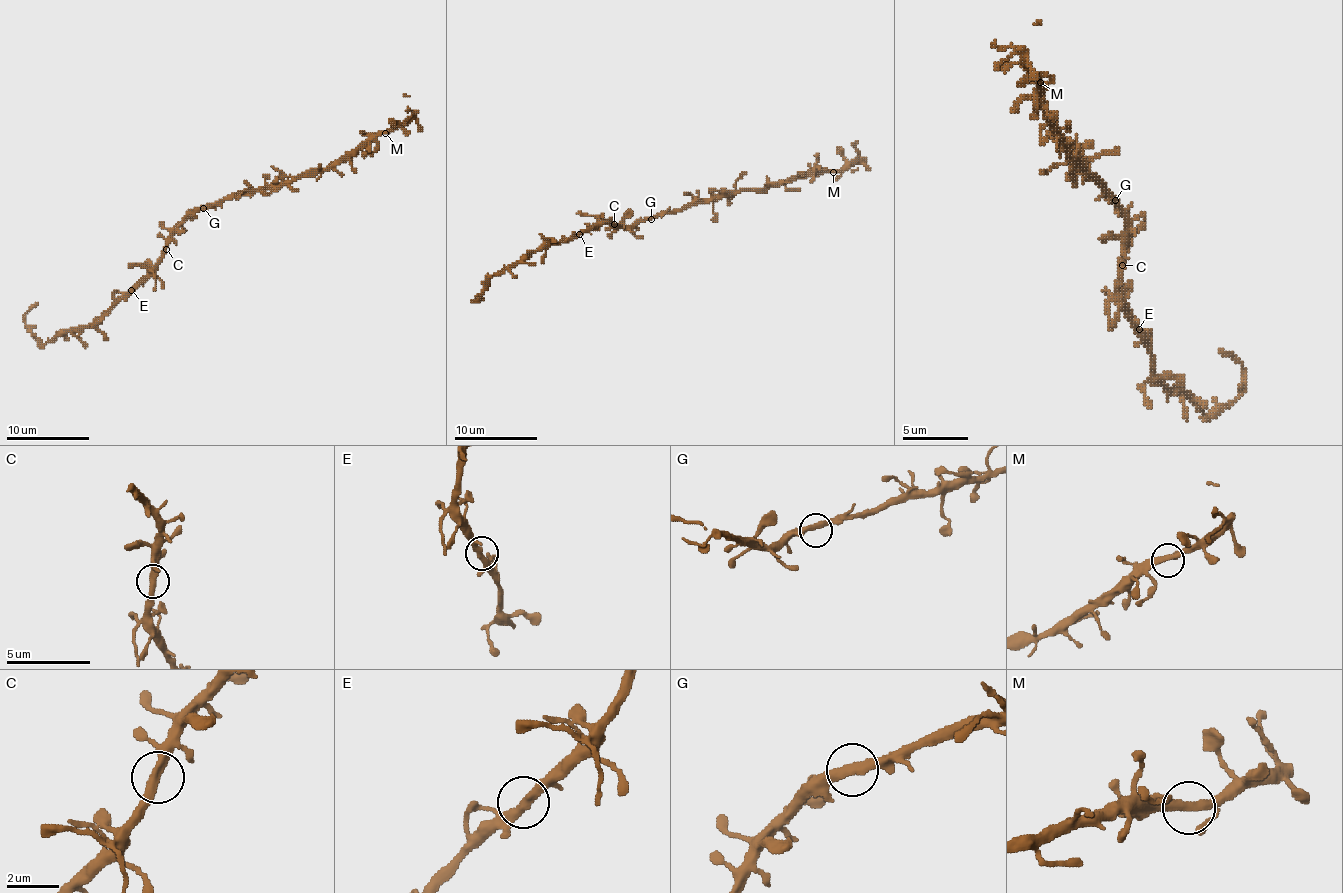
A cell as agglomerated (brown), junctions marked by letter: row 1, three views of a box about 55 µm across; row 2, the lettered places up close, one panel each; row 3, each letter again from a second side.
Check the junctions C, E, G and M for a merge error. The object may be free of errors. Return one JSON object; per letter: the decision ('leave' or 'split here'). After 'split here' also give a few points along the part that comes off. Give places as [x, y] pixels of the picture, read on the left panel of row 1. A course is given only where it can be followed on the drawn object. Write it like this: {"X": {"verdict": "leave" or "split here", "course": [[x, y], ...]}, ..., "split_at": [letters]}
{"C": {"verdict": "leave"}, "E": {"verdict": "leave"}, "G": {"verdict": "leave"}, "M": {"verdict": "leave"}, "split_at": []}

